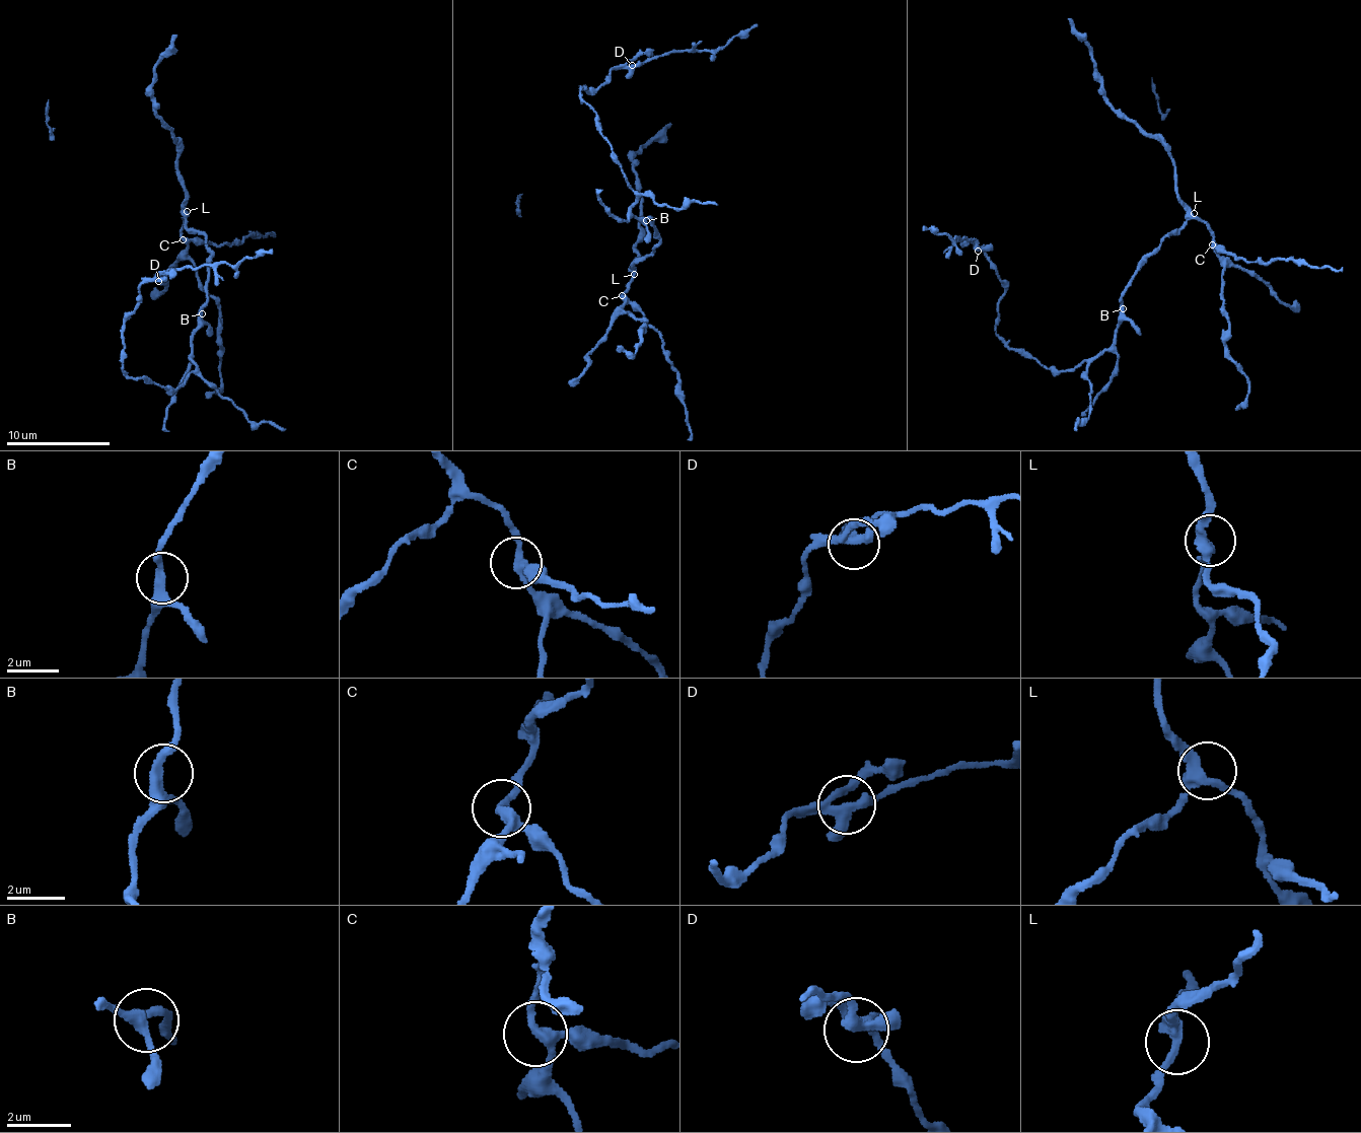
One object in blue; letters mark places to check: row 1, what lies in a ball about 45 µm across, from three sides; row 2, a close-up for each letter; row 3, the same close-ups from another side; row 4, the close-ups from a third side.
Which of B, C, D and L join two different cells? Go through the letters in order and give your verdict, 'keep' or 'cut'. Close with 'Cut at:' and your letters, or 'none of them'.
B: keep
C: keep
D: keep
L: keep
Cut at: none of them

